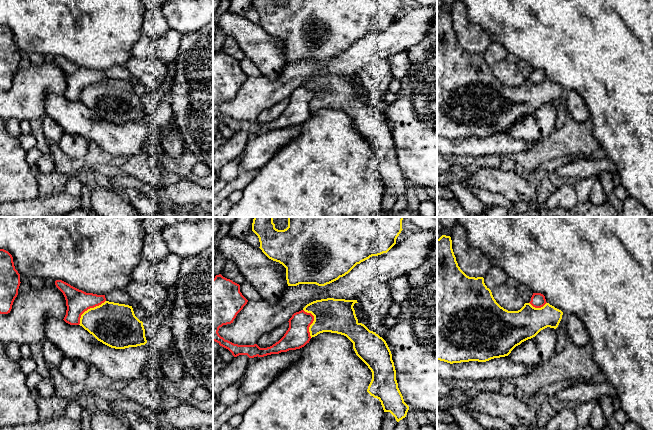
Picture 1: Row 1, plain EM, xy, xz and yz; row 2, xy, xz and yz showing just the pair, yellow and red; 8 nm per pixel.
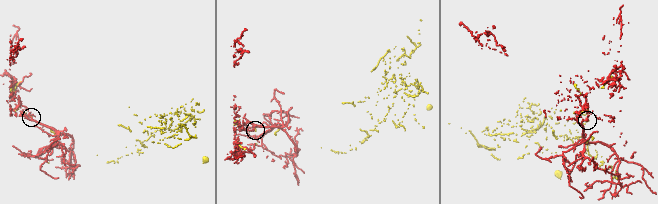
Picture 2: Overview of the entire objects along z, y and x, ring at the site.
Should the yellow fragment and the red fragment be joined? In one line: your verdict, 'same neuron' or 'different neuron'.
different neuron

